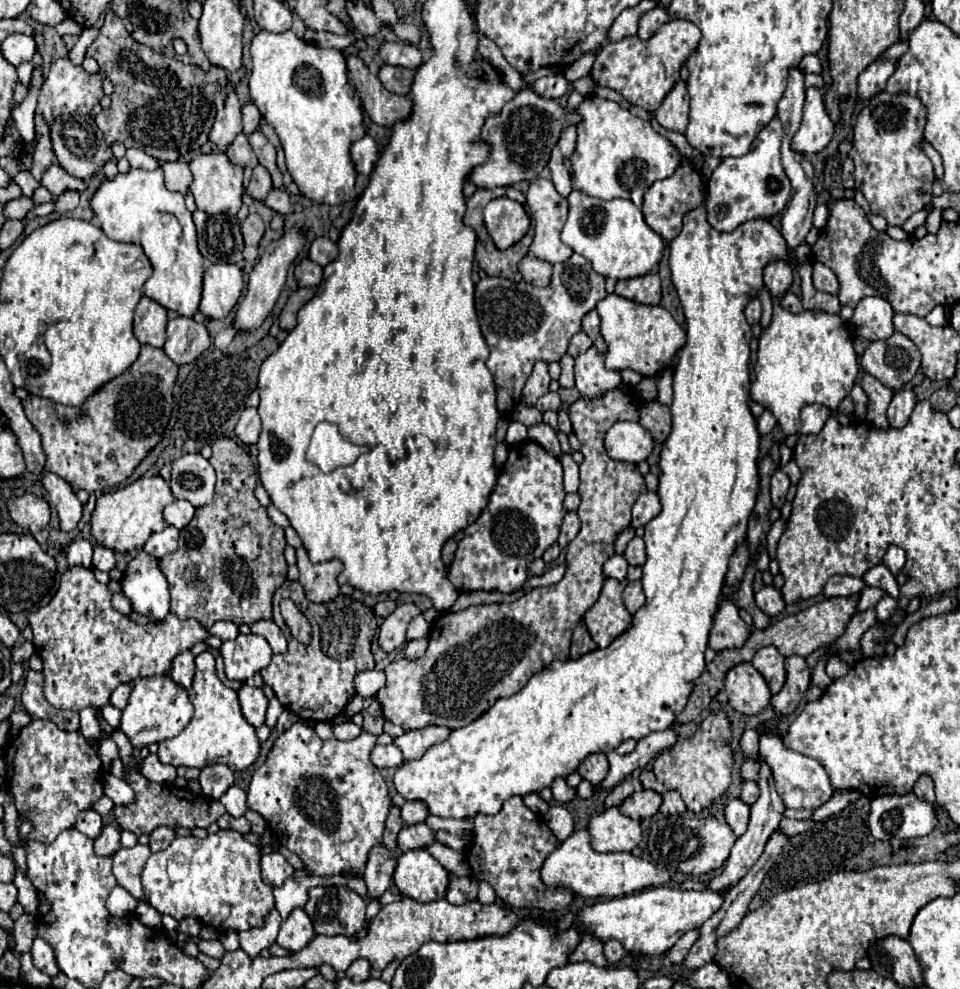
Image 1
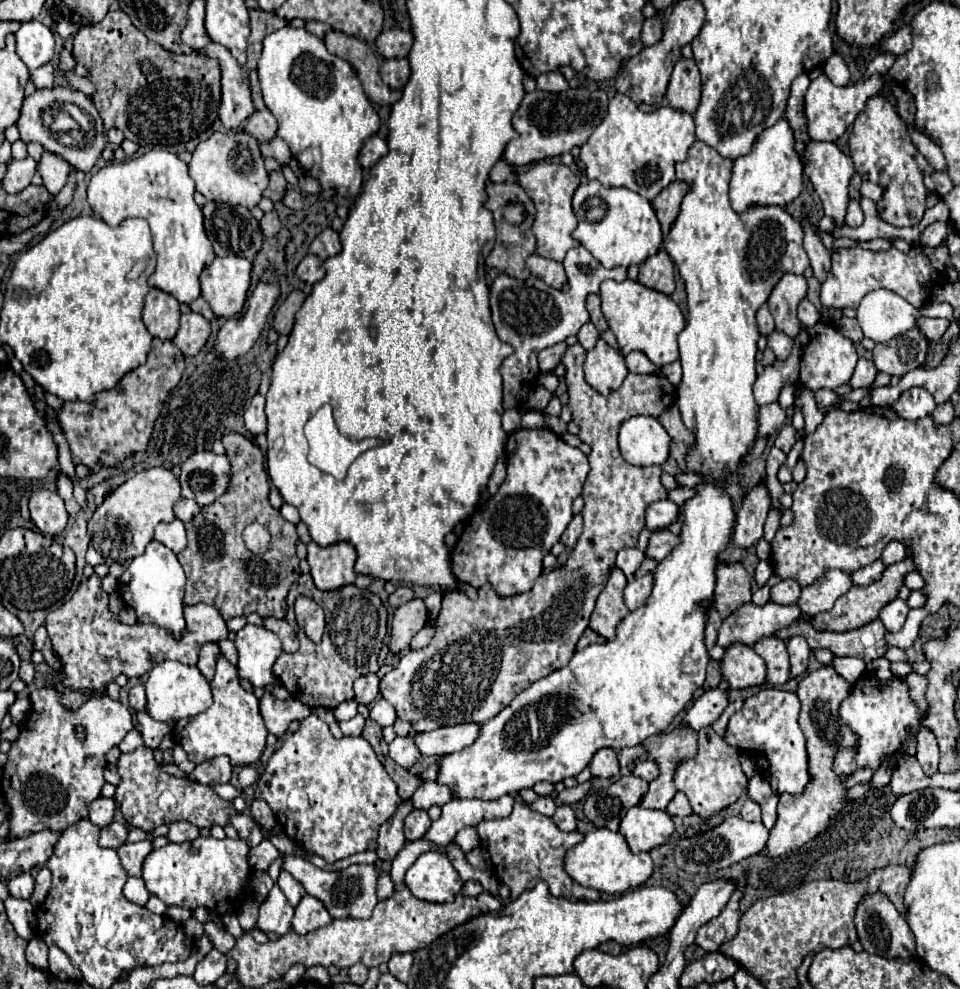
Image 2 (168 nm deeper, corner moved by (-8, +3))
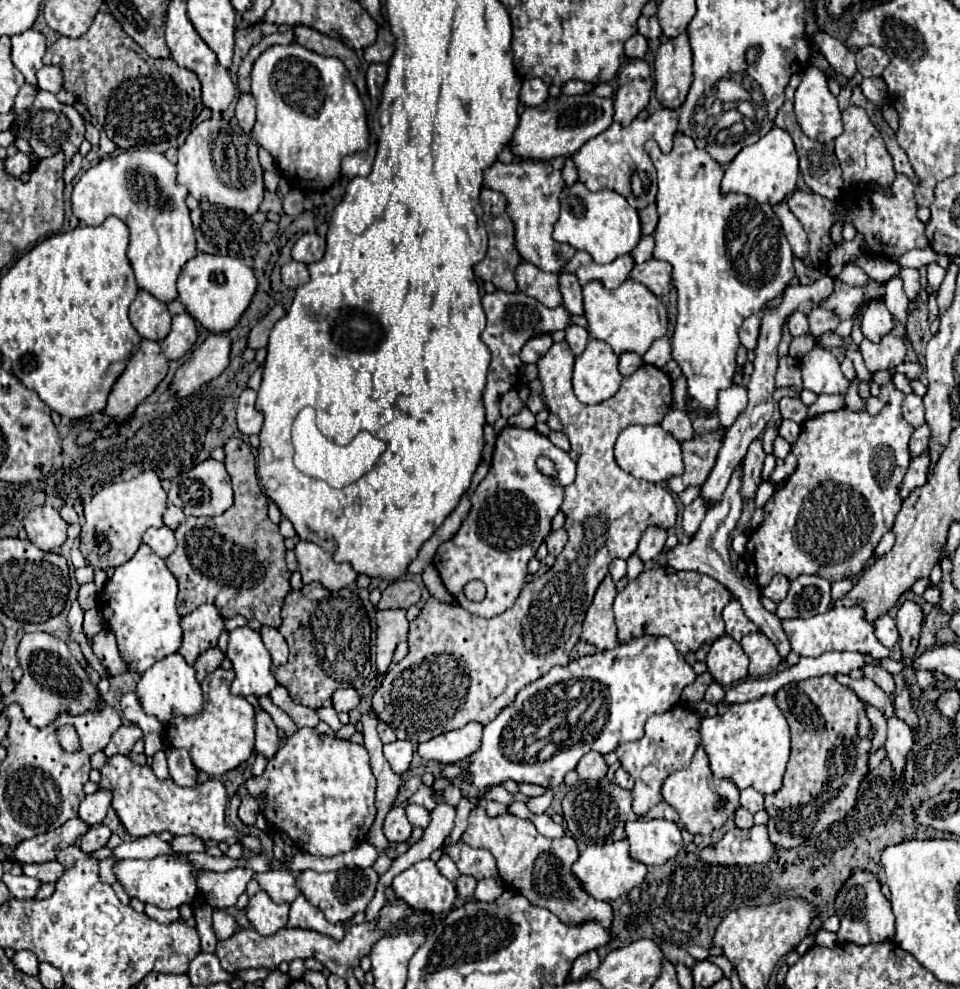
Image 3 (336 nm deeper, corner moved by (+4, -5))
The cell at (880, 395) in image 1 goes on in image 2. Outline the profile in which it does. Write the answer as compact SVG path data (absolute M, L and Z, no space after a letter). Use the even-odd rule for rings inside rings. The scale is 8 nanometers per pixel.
M862 357L862 359L858 359L858 365L856 365L854 375L852 375L852 379L848 381L848 385L854 387L854 389L856 389L856 387L868 387L868 385L874 383L876 375L878 375L878 371L876 371L874 363Z

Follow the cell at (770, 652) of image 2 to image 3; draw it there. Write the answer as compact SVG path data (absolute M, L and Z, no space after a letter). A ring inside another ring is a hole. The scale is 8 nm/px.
M750 633L740 641L740 645L750 657L750 677L764 677L776 673L782 659L772 641L764 637L764 633Z

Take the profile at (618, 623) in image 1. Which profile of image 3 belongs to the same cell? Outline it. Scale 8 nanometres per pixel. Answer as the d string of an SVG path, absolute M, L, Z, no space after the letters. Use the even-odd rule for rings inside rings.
M606 575L594 595L594 601L592 601L586 617L584 617L582 633L580 633L580 639L596 645L598 651L614 649L618 645L614 613L612 613L614 597L616 597L614 581L610 575Z

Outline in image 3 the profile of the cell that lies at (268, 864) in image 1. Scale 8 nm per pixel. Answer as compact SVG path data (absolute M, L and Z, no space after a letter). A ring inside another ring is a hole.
M344 867L344 869L338 869L334 873L318 873L318 871L306 869L304 873L300 873L296 877L296 887L300 889L300 893L314 907L318 907L330 923L348 923L354 917L354 913L366 911L368 903L374 897L376 883L378 883L378 873L372 867L366 867L366 869Z

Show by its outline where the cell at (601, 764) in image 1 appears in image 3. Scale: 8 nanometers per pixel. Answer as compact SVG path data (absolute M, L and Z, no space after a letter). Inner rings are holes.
M596 751L586 753L576 767L576 773L582 781L600 781L606 777L606 771L608 771L608 765L606 765L604 757Z

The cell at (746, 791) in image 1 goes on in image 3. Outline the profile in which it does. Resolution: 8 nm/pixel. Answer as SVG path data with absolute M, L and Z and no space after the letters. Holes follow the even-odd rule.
M748 787L748 789L742 789L740 791L740 805L744 809L748 809L750 813L756 813L760 809L764 809L764 795L758 793L756 789Z

